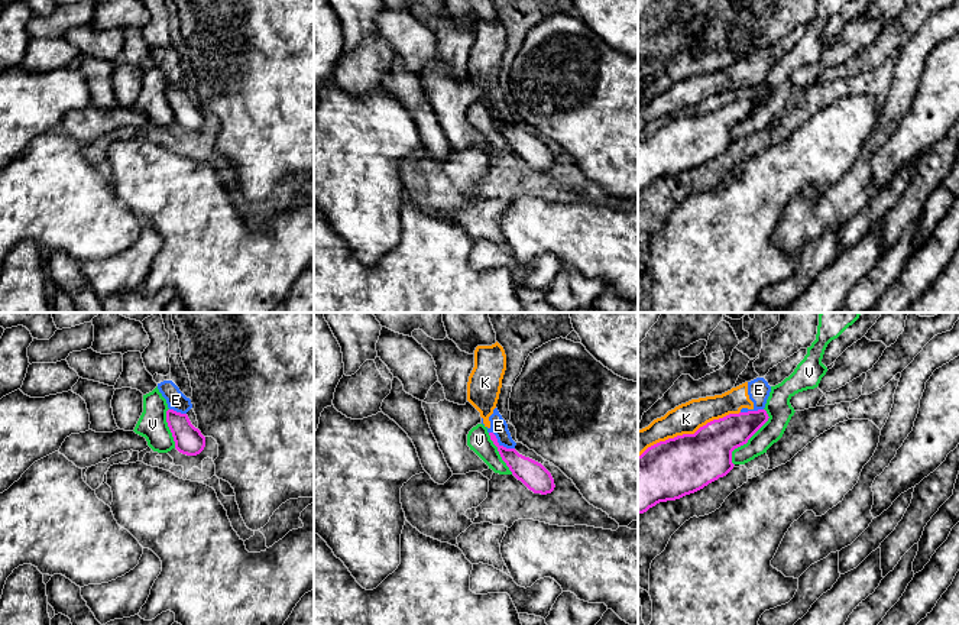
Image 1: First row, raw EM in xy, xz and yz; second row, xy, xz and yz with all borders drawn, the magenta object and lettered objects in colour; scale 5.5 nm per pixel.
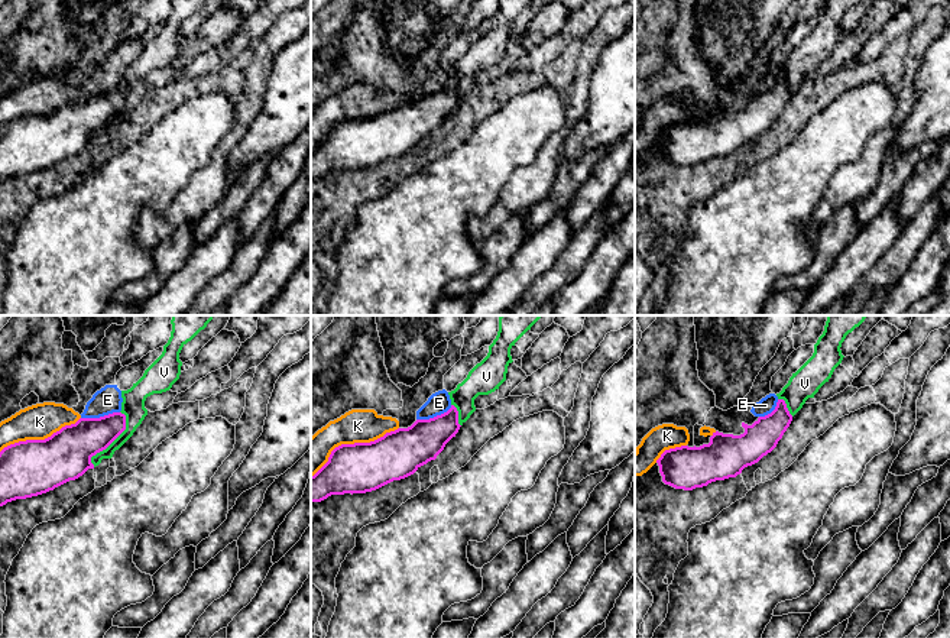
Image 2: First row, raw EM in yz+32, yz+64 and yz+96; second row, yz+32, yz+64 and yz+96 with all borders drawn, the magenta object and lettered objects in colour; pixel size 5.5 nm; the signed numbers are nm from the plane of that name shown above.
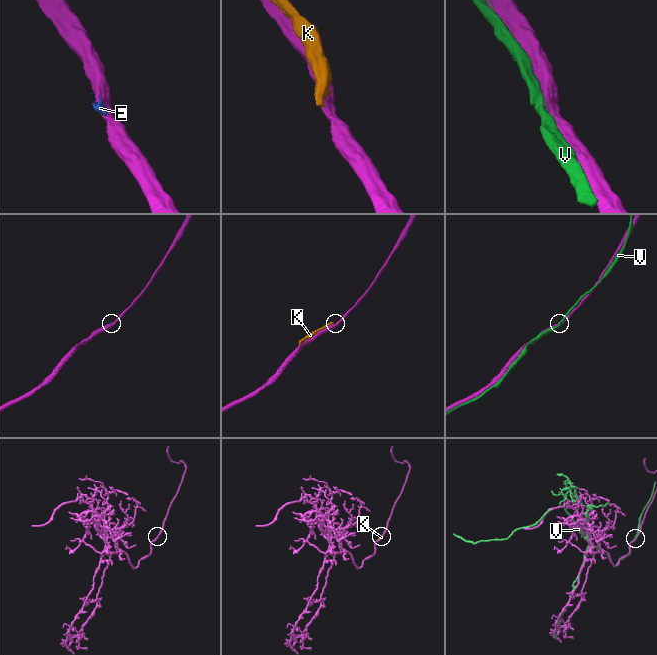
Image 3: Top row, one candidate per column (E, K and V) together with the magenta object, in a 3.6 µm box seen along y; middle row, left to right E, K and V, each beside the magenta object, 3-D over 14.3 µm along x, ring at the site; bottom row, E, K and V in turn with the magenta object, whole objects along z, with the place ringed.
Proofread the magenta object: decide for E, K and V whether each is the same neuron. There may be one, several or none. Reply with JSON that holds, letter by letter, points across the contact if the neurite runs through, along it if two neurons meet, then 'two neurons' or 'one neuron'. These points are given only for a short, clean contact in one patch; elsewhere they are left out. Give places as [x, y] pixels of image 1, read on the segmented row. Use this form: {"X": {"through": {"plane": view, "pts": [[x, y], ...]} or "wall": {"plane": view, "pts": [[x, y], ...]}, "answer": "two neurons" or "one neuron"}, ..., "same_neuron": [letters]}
{"E": {"wall": {"plane": "xz", "pts": [[489, 431], [501, 444], [514, 449]]}, "answer": "two neurons"}, "K": {"answer": "two neurons"}, "V": {"answer": "two neurons"}, "same_neuron": []}

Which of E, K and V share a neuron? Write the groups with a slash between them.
E K / V

